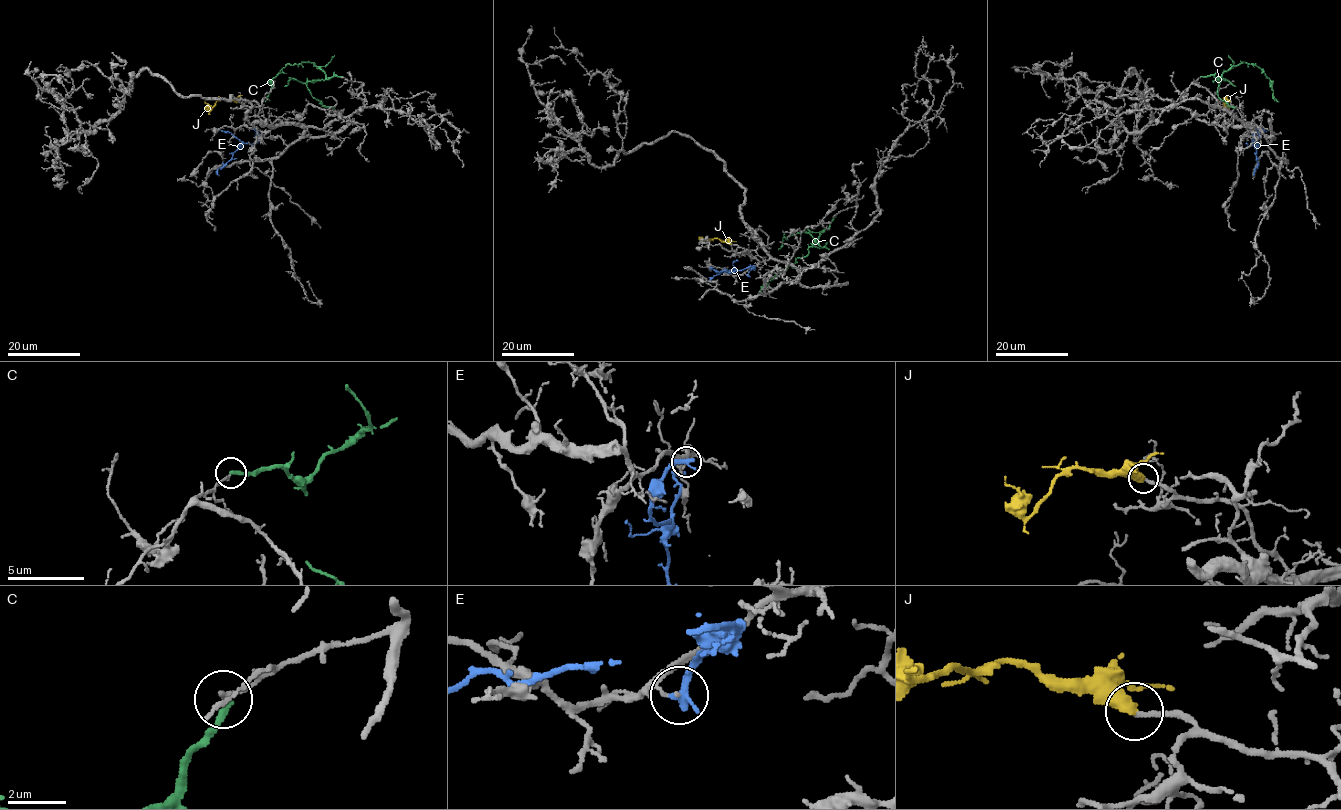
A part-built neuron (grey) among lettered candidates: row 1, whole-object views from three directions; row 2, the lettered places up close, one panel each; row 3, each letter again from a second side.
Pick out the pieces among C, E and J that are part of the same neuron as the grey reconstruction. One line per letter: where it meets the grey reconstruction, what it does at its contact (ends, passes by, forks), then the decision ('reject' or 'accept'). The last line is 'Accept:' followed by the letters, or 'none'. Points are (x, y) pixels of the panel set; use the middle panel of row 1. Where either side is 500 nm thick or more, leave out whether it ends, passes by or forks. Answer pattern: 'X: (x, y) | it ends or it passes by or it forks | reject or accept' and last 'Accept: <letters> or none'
C: (835, 215) | it ends | reject
E: (747, 274) | it ends | reject
J: (731, 244) | it ends | accept
Accept: J

